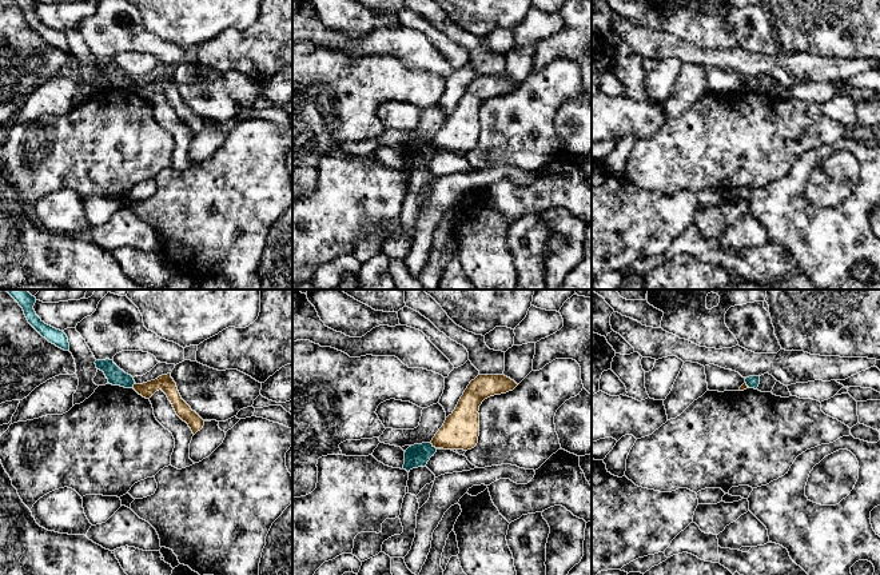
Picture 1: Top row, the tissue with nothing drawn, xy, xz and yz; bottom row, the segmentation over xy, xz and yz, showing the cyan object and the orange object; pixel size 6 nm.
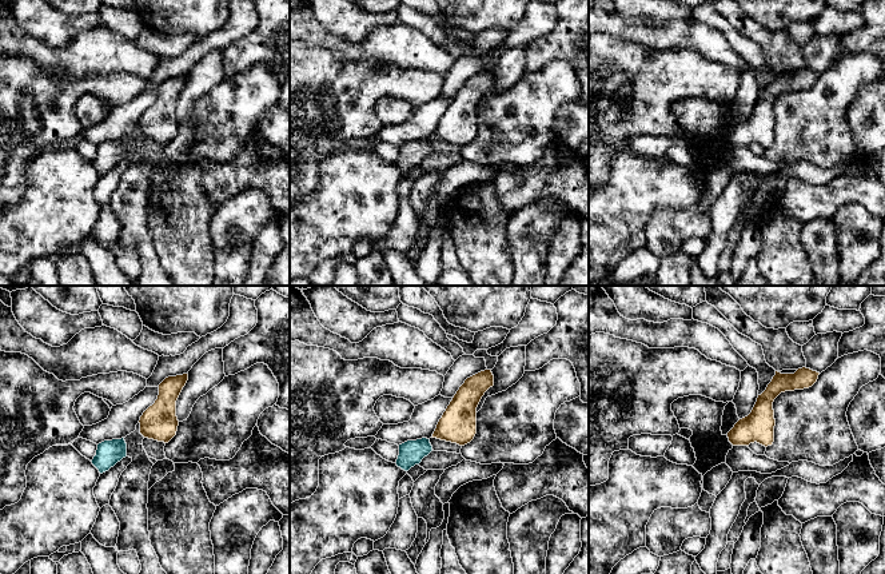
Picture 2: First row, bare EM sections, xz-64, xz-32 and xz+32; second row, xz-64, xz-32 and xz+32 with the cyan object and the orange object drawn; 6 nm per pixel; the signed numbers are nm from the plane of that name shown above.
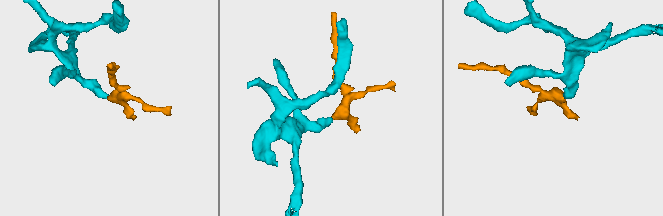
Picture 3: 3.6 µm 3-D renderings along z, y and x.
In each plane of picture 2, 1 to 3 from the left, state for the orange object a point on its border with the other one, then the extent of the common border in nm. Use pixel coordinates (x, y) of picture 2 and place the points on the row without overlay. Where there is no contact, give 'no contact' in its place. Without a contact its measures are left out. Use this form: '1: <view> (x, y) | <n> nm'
1: no contact
2: no contact
3: no contact

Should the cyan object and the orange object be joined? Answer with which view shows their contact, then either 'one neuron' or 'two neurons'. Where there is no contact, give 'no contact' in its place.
xz | two neurons

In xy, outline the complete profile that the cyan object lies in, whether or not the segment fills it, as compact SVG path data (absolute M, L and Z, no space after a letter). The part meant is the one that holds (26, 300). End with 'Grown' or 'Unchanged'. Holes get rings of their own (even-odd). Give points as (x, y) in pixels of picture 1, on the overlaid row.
M5 290L23 308L24 315L28 323L49 343L56 347L69 351L69 343L67 335L56 330L48 324L45 324L35 312L33 306L36 303L36 298L32 296L28 290Z. Unchanged

